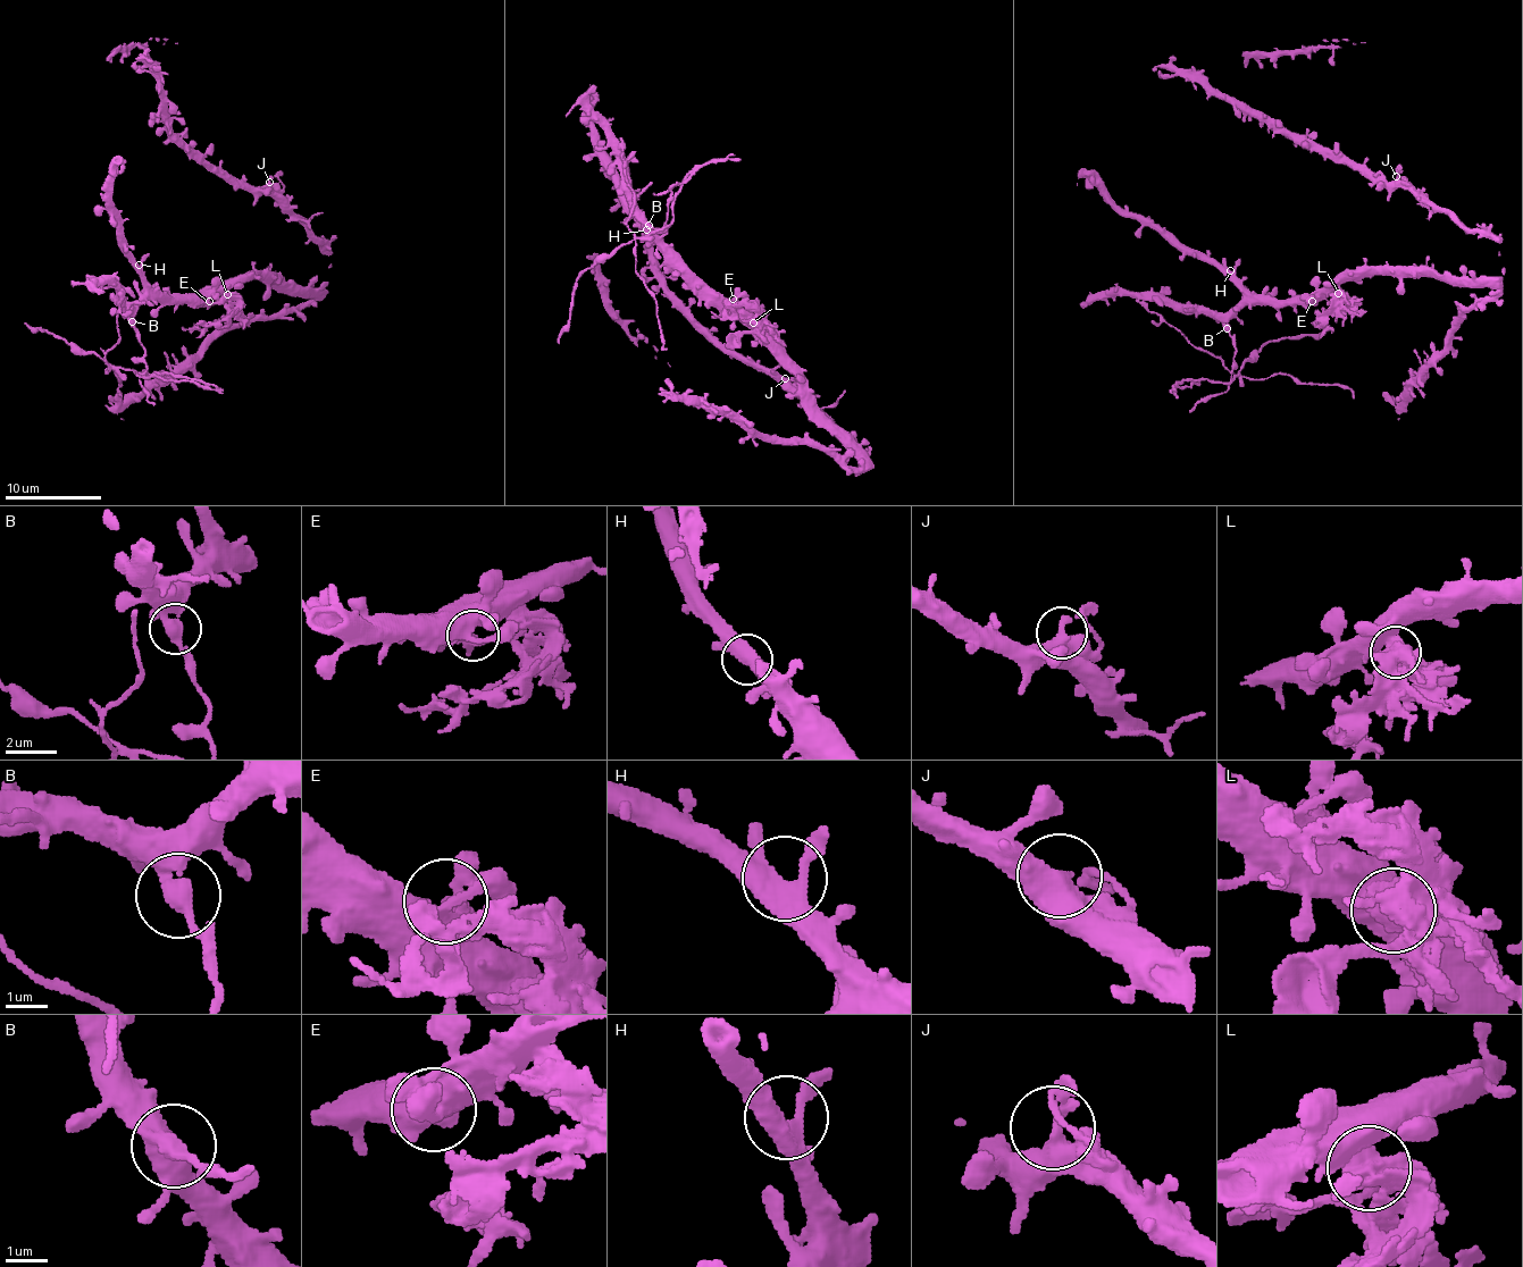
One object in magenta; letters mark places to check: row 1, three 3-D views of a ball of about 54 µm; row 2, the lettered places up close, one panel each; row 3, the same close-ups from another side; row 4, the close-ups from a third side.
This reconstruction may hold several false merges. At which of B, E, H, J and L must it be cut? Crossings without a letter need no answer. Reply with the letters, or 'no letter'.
B, L

